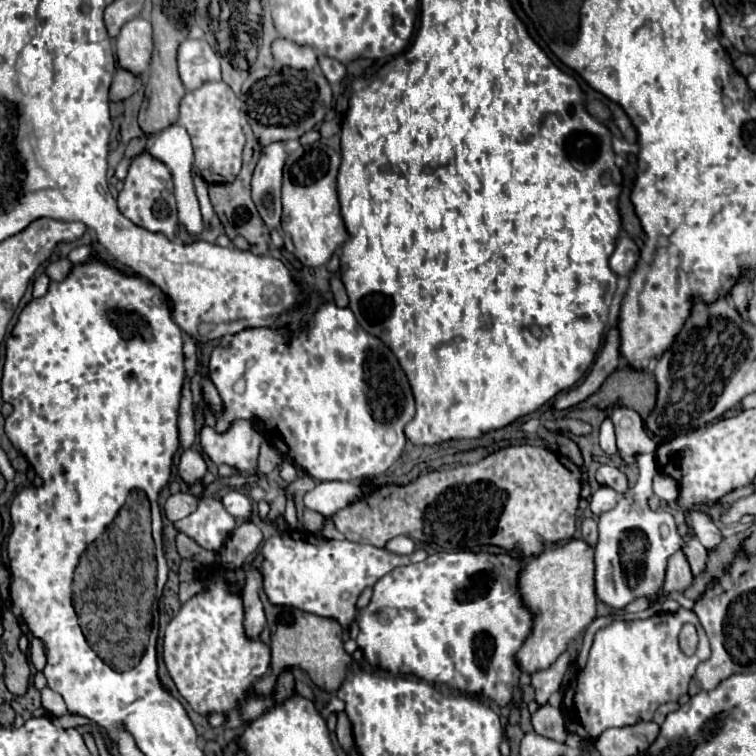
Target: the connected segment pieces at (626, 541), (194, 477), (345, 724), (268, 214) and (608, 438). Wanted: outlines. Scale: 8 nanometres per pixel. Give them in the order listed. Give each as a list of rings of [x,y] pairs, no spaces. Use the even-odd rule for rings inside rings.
[[[639,455],[639,481],[619,495],[615,509],[599,515],[599,541],[595,545],[595,589],[597,597],[621,609],[637,597],[655,597],[663,585],[665,563],[673,551],[683,547],[671,513],[651,511],[647,501],[653,497],[653,477],[657,473],[655,455]]]
[[[185,449],[181,459],[179,459],[179,469],[177,469],[179,477],[191,485],[191,483],[197,483],[201,481],[201,477],[207,473],[207,465],[205,465],[205,459],[199,451],[193,451],[193,449]]]
[[[341,711],[337,715],[337,729],[335,729],[335,733],[337,733],[337,739],[339,739],[341,747],[345,751],[349,751],[353,747],[353,733],[351,733],[351,723],[349,723],[345,711]]]
[[[273,141],[263,147],[251,177],[253,203],[269,229],[281,225],[281,177],[285,161],[285,141]]]
[[[605,417],[605,421],[601,423],[601,433],[599,433],[599,441],[601,441],[601,449],[607,451],[617,451],[615,445],[615,431],[613,431],[613,423],[609,417]]]

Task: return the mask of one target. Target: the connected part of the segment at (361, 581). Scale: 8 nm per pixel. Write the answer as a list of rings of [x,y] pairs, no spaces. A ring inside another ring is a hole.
[[[287,529],[281,535],[269,537],[257,551],[263,557],[261,575],[263,591],[273,605],[297,607],[307,613],[337,619],[345,629],[355,619],[355,603],[365,587],[373,587],[385,573],[395,567],[419,563],[427,557],[423,549],[411,555],[395,555],[373,545],[353,541],[331,541],[309,531]],[[349,595],[349,601],[347,601]]]

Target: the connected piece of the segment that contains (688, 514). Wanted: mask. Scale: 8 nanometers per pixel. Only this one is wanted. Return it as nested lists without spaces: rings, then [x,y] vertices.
[[[687,509],[685,511],[685,523],[691,531],[695,531],[697,539],[703,543],[703,547],[707,551],[711,551],[713,547],[717,547],[723,539],[723,535],[719,533],[719,527],[713,523],[711,515],[707,515],[705,511],[697,511],[697,509]]]

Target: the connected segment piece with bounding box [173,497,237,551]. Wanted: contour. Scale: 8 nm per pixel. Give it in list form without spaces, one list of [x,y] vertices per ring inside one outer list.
[[[205,497],[195,513],[175,521],[173,525],[177,531],[195,539],[201,547],[219,551],[225,537],[237,527],[237,521],[225,511],[225,507],[221,507],[219,499]]]

